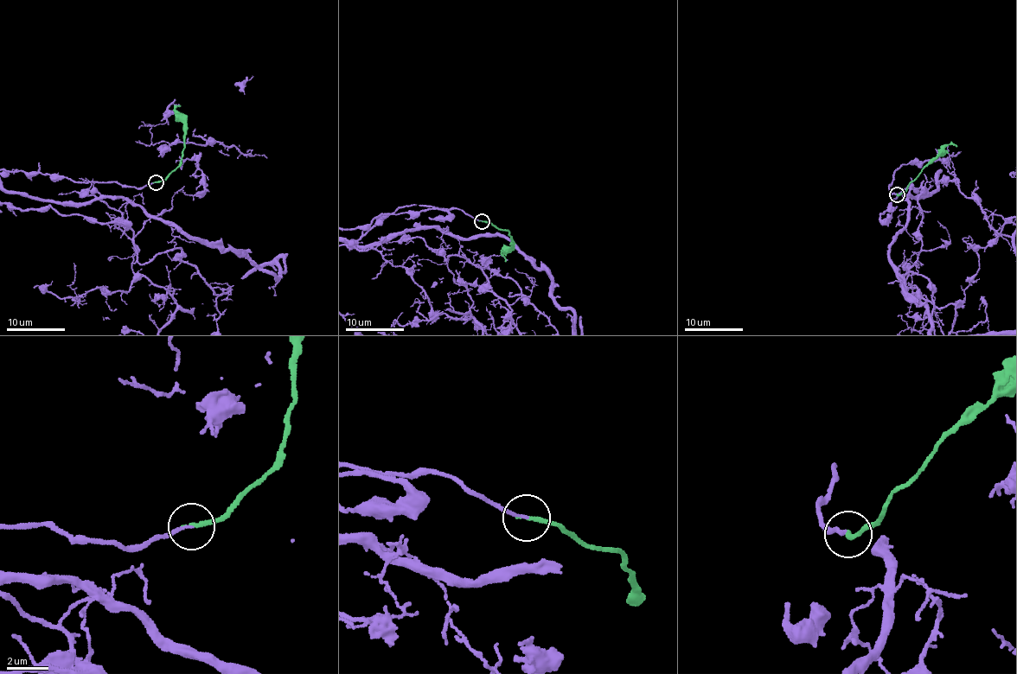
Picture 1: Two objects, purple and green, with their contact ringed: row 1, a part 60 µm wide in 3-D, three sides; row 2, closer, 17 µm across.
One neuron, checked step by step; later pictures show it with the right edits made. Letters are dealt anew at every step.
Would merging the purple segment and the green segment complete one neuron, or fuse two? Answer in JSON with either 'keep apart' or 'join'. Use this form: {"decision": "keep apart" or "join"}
{"decision": "join"}

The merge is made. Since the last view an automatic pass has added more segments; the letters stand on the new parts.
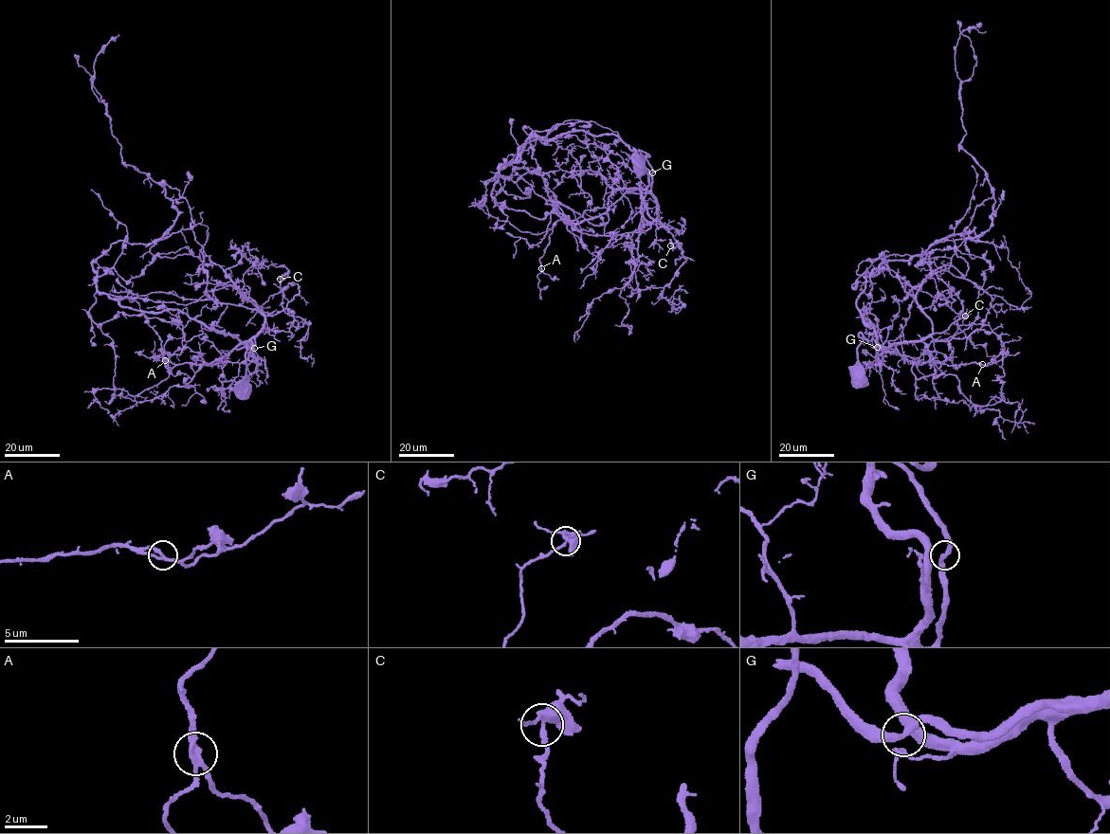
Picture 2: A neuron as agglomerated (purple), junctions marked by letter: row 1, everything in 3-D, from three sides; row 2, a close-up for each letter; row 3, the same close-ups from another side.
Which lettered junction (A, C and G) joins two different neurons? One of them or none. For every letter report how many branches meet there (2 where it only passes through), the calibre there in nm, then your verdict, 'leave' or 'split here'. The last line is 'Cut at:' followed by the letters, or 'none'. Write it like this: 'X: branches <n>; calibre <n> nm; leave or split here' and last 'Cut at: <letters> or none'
A: branches 3; calibre 240 nm; leave
C: branches 3; calibre 360 nm; leave
G: branches 3; calibre 240 nm; leave
Cut at: none

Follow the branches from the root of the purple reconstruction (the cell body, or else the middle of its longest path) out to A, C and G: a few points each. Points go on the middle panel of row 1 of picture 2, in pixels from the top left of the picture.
A: (642, 170), (648, 155), (639, 151), (652, 170), (650, 184), (614, 190), (598, 216), (558, 220), (541, 268)
C: (642, 170), (648, 155), (639, 151), (652, 170), (651, 195), (657, 219), (677, 243), (671, 240), (670, 246)
G: (642, 170), (648, 155), (639, 151), (652, 172)

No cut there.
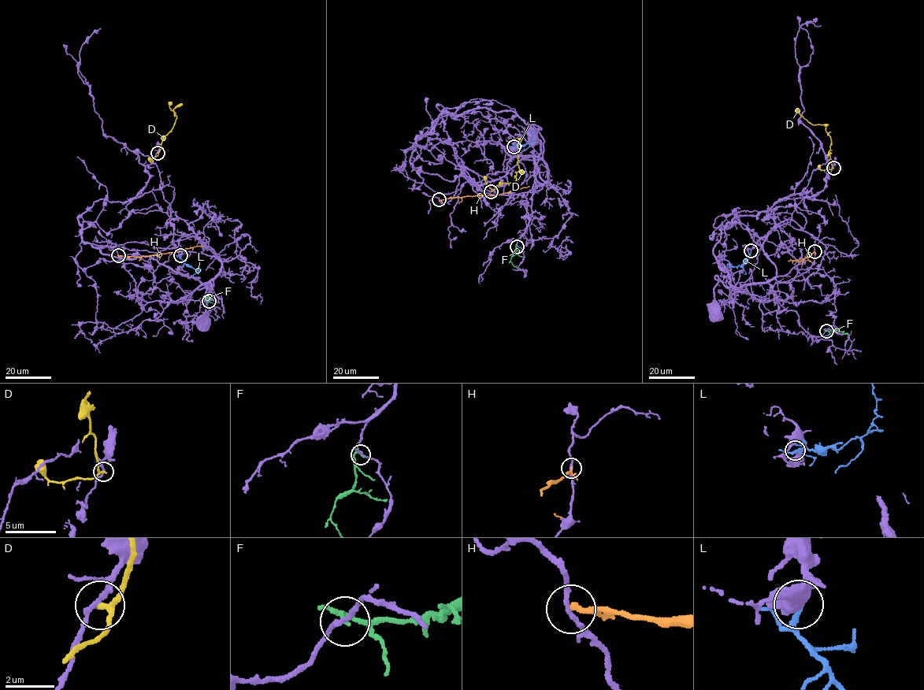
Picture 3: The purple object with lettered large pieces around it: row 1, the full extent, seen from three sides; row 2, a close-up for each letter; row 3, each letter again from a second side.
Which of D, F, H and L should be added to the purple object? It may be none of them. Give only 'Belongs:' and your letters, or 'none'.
Belongs: L

